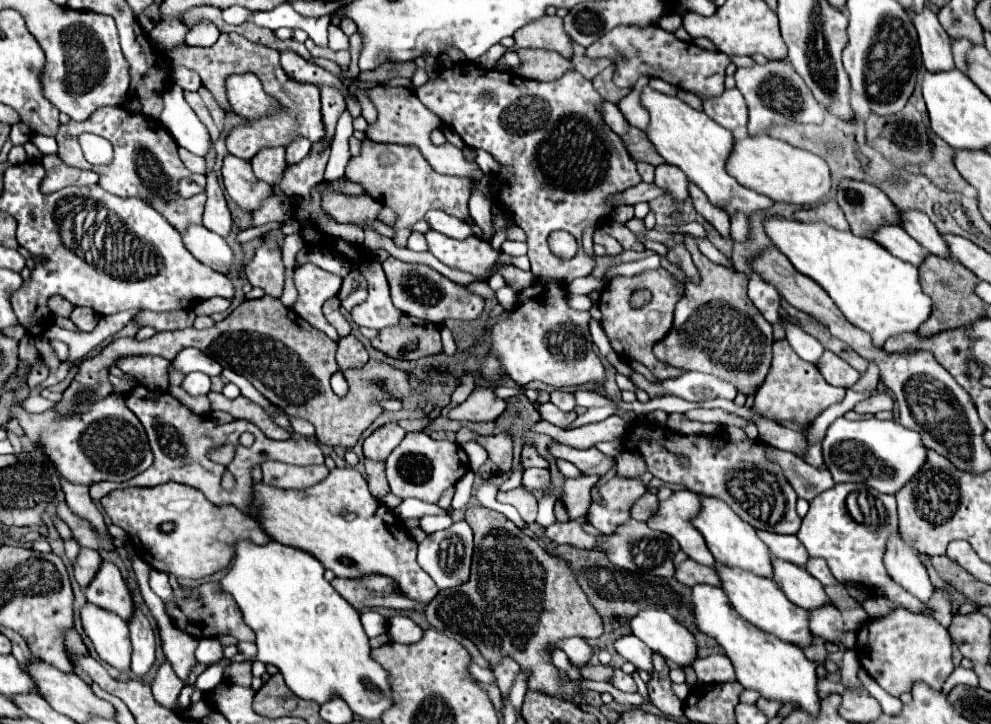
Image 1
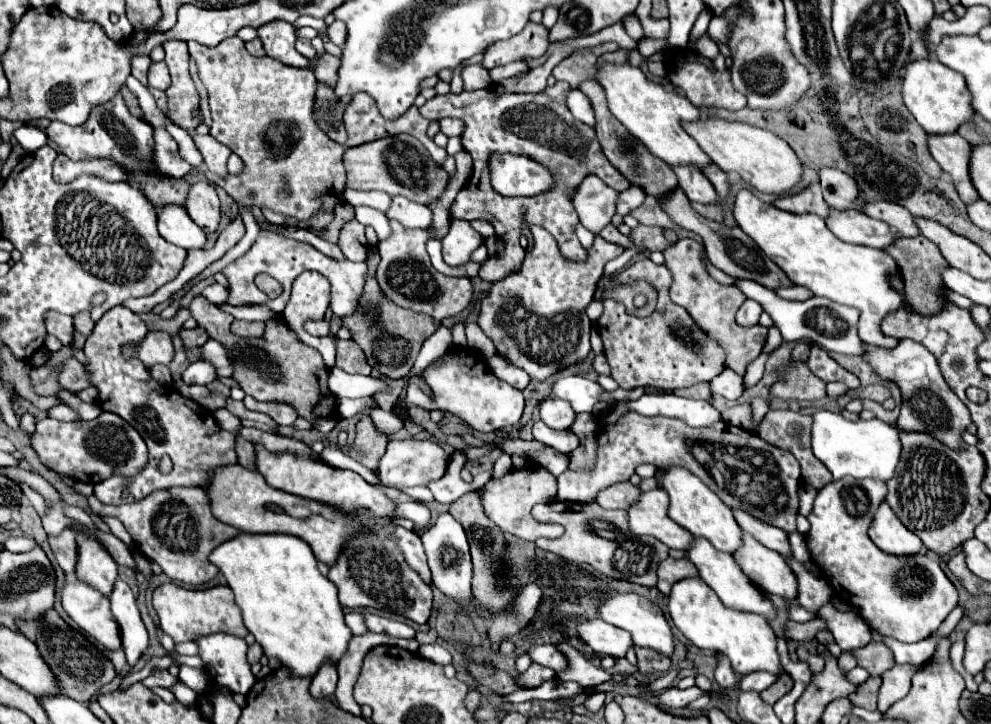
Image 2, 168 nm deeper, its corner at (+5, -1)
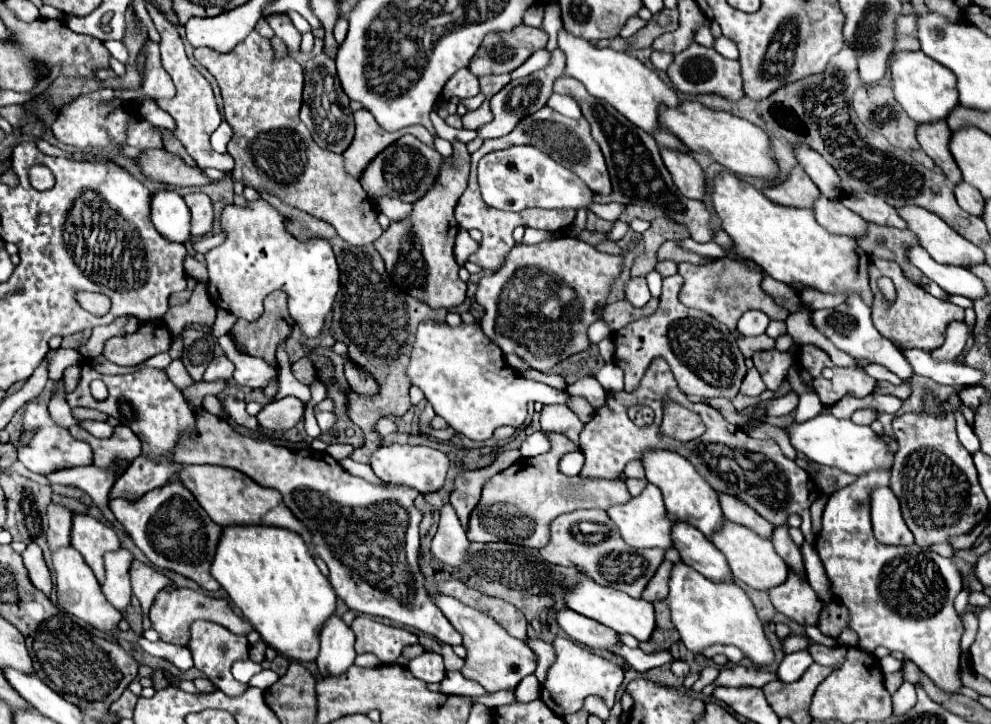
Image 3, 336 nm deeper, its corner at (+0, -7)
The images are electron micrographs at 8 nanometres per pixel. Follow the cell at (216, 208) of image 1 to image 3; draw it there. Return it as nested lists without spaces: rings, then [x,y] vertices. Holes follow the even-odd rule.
[[[196,192],[196,194],[186,194],[184,196],[190,212],[192,212],[192,234],[194,236],[204,236],[212,232],[214,228],[214,208],[212,202],[206,194]]]

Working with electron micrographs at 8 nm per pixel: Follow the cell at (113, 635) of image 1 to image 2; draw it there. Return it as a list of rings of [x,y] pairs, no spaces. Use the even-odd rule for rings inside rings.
[[[65,580],[65,586],[61,590],[61,602],[65,612],[97,642],[101,642],[105,648],[119,648],[121,636],[119,636],[119,624],[111,616],[109,600],[101,592],[95,592],[89,584],[83,580]]]

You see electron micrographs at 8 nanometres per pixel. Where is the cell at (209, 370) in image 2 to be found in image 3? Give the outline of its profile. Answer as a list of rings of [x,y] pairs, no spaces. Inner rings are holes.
[[[218,356],[218,358],[214,358],[214,360],[208,364],[202,380],[206,380],[206,382],[226,380],[226,382],[228,382],[228,380],[232,378],[232,372],[234,372],[232,362],[230,362],[228,358],[224,358],[224,356]]]

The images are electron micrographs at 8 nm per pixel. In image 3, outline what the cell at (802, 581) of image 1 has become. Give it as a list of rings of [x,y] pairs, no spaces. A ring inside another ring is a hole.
[[[726,522],[724,530],[720,530],[720,534],[716,534],[716,538],[712,538],[712,542],[726,556],[732,574],[738,580],[742,580],[744,584],[748,584],[748,586],[752,586],[756,590],[772,590],[772,588],[786,582],[788,568],[784,566],[784,560],[776,554],[772,542],[766,540],[766,538],[760,538],[758,534],[752,534],[752,530],[748,530],[746,526]]]

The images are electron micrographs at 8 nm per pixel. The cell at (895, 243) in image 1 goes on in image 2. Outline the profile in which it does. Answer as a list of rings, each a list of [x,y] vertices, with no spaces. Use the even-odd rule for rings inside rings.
[[[831,208],[831,216],[827,216],[825,224],[843,242],[863,244],[879,250],[883,250],[885,246],[893,244],[895,238],[899,238],[899,234],[893,232],[887,224],[883,224],[881,220],[869,218],[859,210],[839,212]]]

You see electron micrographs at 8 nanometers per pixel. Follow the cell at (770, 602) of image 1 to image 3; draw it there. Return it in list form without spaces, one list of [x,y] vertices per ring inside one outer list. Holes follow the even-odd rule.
[[[676,518],[672,520],[672,540],[682,556],[682,562],[692,566],[696,572],[704,574],[708,580],[716,584],[734,582],[724,554],[720,554],[720,550],[708,538],[704,538],[704,534],[700,534],[700,530],[696,530],[694,526],[684,526],[682,522],[676,522]]]

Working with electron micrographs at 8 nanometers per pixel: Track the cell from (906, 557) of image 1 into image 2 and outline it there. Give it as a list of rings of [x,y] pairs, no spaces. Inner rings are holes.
[[[883,500],[875,512],[873,524],[869,528],[869,538],[887,554],[903,556],[903,554],[917,554],[923,544],[919,536],[909,532],[901,520],[891,512],[891,506]]]

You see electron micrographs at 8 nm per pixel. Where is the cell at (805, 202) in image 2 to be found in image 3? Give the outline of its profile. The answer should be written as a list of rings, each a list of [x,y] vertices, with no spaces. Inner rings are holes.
[[[798,166],[792,170],[786,182],[766,188],[764,196],[778,206],[792,206],[792,208],[814,208],[814,202],[820,198],[818,186],[804,174]]]

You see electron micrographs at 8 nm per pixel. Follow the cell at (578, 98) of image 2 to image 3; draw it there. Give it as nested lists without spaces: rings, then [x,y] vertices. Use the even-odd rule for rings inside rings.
[[[552,94],[550,100],[548,100],[548,106],[558,110],[560,114],[568,116],[568,118],[582,118],[582,110],[580,110],[580,104],[570,98],[570,96],[562,96],[562,94]]]

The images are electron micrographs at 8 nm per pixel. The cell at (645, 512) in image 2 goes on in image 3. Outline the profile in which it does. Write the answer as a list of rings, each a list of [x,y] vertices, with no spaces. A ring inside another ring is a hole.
[[[648,484],[646,490],[640,496],[632,498],[630,502],[620,504],[620,506],[612,506],[608,510],[608,516],[620,528],[624,542],[628,542],[634,548],[662,548],[662,550],[674,548],[674,544],[672,544],[672,524],[674,522],[670,522],[668,514],[666,514],[660,490],[652,484]]]

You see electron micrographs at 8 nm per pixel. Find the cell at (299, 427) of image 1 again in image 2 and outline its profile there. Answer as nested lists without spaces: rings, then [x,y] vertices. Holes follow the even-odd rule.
[[[245,396],[243,404],[249,410],[263,412],[263,414],[275,418],[277,426],[291,426],[297,420],[297,416],[299,416],[293,408],[289,408],[289,404],[283,404],[283,402],[259,402],[259,400],[251,398],[251,396]]]

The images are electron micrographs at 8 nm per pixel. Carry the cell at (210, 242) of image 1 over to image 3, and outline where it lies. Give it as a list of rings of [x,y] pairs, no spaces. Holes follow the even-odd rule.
[[[160,190],[150,200],[154,228],[170,242],[188,242],[190,234],[190,210],[180,194],[174,190]]]

